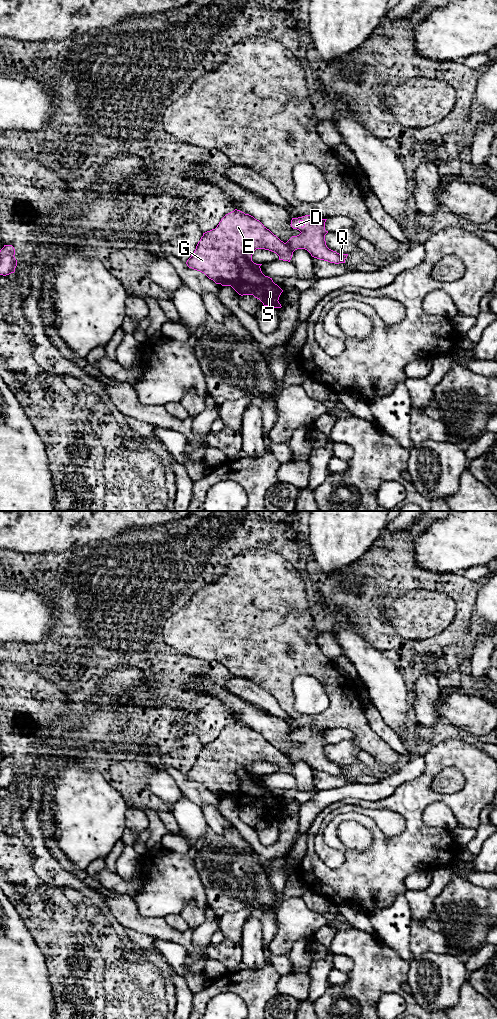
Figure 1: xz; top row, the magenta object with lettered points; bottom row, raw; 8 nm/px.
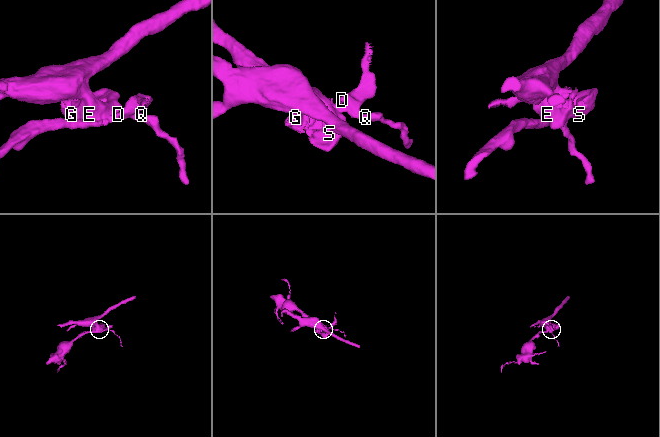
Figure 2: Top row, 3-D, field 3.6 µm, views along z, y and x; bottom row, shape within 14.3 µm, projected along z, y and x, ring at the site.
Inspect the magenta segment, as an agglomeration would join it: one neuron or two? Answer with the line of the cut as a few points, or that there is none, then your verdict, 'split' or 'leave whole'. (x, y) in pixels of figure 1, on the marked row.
cut xz (284, 243), (293, 251); split

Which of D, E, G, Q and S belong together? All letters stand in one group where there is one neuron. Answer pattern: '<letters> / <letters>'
D Q / E G S

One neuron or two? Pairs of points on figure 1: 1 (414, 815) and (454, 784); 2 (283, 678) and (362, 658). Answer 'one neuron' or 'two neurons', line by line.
1: two neurons
2: two neurons

